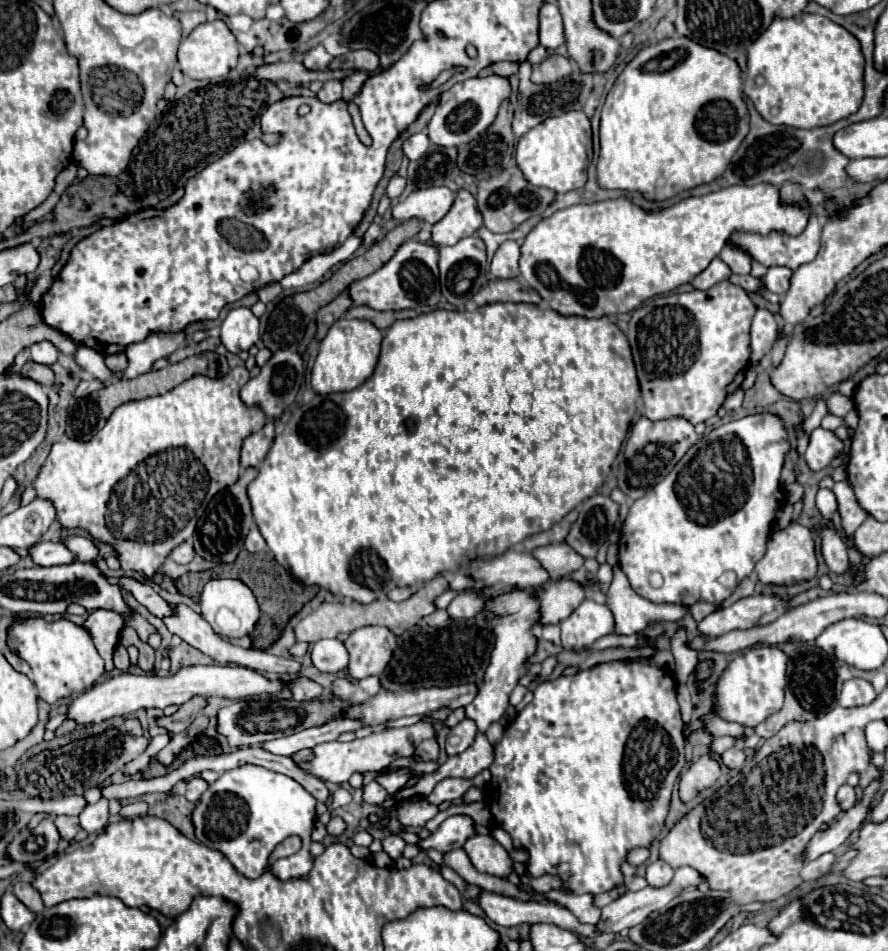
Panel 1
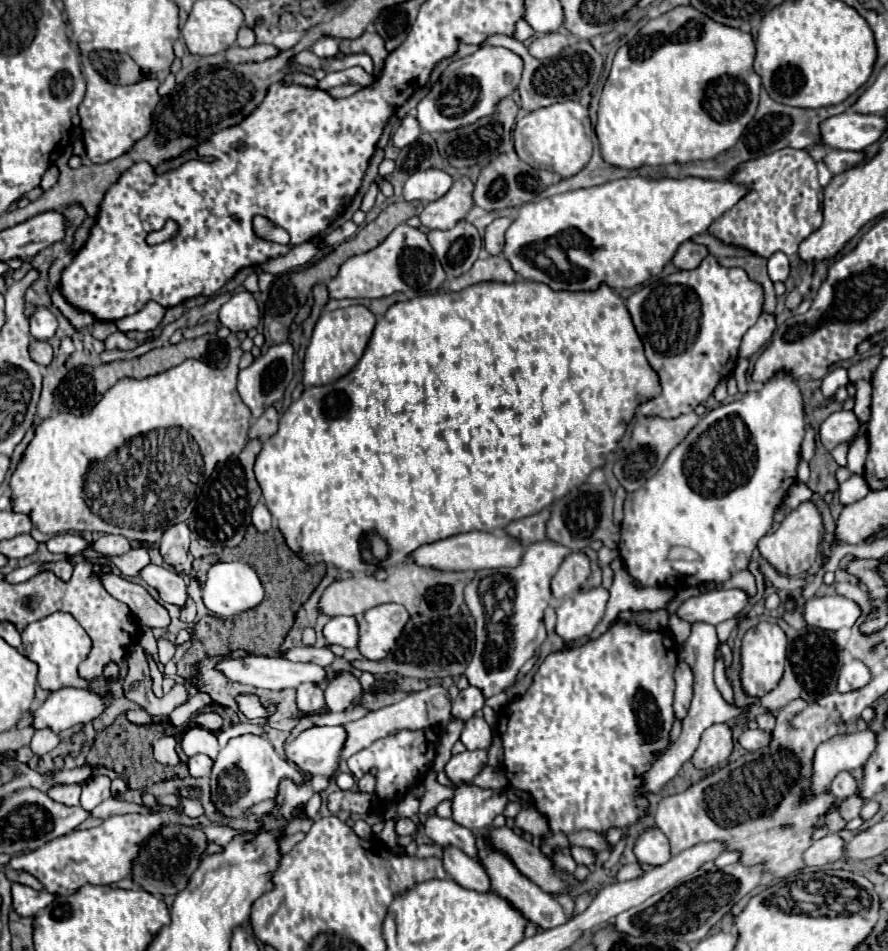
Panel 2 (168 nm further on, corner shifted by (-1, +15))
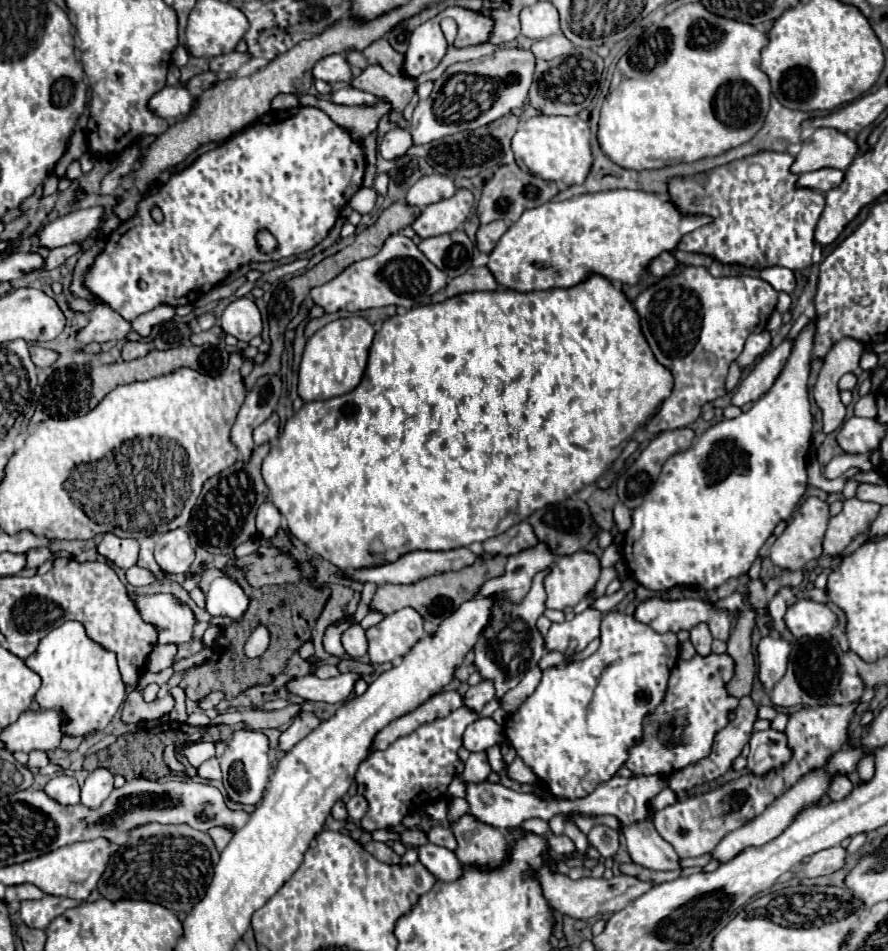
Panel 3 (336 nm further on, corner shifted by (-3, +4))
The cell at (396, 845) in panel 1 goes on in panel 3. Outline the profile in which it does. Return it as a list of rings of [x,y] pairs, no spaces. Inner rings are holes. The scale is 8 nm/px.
[[[405,829],[401,833],[401,841],[405,845],[409,845],[409,847],[421,847],[421,845],[427,843],[427,835],[423,831],[419,831],[419,829]]]

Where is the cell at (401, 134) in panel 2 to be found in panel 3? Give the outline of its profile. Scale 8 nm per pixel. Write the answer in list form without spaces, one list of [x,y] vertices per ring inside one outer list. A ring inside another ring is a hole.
[[[393,129],[381,139],[379,153],[387,161],[395,161],[395,159],[403,157],[411,147],[413,147],[411,133],[407,129]]]

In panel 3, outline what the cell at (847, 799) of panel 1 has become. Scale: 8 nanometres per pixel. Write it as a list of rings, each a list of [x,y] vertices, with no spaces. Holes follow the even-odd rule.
[[[837,775],[833,781],[831,781],[831,787],[829,787],[829,797],[833,799],[833,801],[843,801],[843,799],[847,799],[849,795],[851,795],[851,791],[853,791],[853,785],[851,785],[851,781],[845,777],[845,775]]]

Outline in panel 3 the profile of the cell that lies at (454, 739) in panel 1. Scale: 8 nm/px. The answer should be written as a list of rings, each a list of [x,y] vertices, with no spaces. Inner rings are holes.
[[[481,681],[479,685],[475,687],[469,687],[469,691],[465,693],[463,697],[463,703],[467,709],[475,711],[475,713],[481,713],[481,709],[495,697],[495,689],[491,687],[491,683],[487,681]]]

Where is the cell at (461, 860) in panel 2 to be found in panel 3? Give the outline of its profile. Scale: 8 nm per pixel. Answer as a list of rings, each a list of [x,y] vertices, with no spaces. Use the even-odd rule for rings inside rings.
[[[427,843],[417,849],[419,851],[419,861],[439,879],[439,881],[457,881],[463,877],[463,865],[457,859],[457,855],[445,847]]]

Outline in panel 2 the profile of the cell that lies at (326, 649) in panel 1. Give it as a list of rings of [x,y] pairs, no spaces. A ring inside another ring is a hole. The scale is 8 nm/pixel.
[[[335,616],[327,622],[325,630],[327,644],[339,644],[343,648],[355,648],[359,640],[359,628],[355,616]]]

